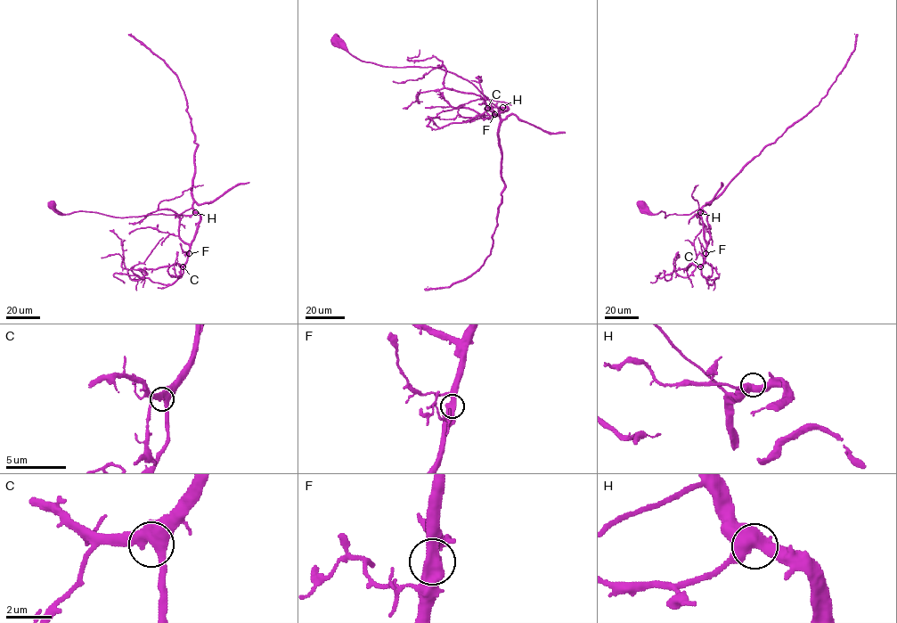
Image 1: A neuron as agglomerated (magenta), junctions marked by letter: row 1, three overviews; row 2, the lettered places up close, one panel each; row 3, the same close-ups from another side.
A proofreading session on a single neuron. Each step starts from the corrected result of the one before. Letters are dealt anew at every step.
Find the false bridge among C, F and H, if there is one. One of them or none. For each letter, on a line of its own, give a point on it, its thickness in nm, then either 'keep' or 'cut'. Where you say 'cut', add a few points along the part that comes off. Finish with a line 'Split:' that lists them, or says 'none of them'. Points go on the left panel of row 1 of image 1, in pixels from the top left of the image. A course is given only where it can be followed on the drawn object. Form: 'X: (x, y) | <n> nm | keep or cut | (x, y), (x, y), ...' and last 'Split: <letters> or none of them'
C: (183, 266) | 440 nm | keep
F: (189, 253) | 480 nm | keep
H: (195, 212) | 480 nm | keep
Split: none of them

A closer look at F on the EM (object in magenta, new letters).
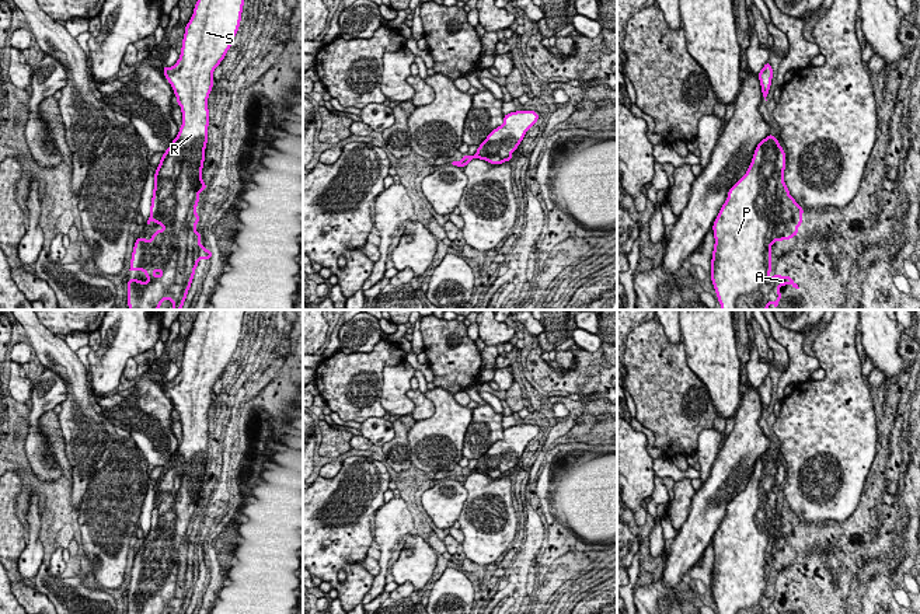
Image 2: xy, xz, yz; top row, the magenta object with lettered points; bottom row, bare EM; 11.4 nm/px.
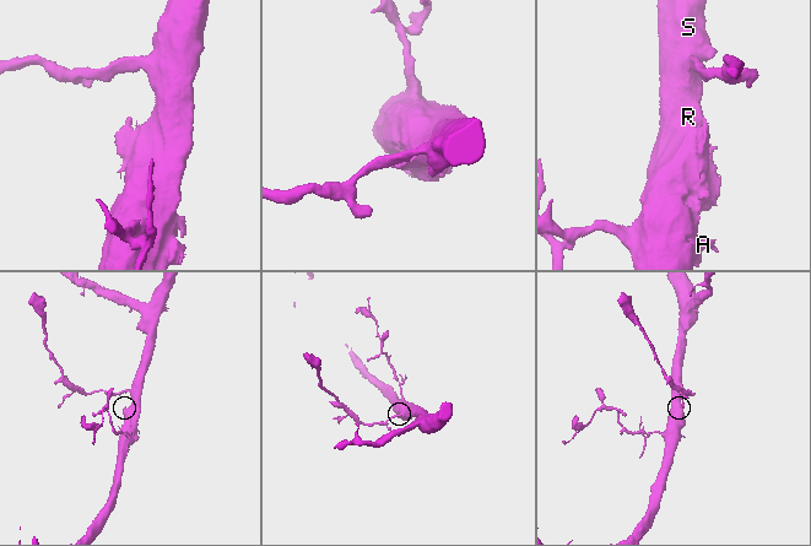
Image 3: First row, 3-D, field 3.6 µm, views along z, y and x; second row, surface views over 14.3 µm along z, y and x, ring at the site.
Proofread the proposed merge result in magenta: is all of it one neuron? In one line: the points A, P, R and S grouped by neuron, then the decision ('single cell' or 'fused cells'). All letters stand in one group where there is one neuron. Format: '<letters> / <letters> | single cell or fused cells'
A P R S | single cell

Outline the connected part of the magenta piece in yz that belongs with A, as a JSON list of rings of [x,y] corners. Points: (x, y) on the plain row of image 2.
[[[771,447],[755,463],[746,488],[728,505],[714,538],[714,565],[711,594],[718,614],[781,614],[778,601],[791,599],[799,603],[791,590],[771,587],[771,559],[791,554],[802,540],[804,523],[790,509],[784,496],[785,465]]]

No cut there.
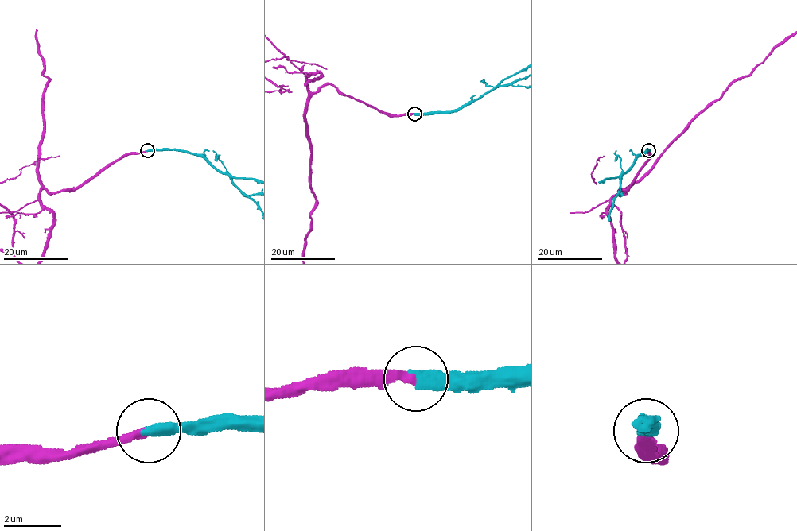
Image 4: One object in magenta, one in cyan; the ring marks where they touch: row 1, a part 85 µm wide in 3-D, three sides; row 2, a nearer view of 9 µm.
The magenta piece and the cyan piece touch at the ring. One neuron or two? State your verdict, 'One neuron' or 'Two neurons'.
One neuron

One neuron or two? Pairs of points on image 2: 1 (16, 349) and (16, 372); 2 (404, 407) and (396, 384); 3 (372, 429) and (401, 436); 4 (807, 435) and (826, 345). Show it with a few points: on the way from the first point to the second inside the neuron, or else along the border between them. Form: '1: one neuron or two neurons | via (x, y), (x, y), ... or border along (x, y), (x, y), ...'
1: two neurons | border along (14, 360), (21, 366)
2: one neuron | via (398, 401), (396, 390)
3: two neurons | border along (393, 424), (394, 433), (382, 447)
4: one neuron | via (829, 412), (832, 410), (832, 367)

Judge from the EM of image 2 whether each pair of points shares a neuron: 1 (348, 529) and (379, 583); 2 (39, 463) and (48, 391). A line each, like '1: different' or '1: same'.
1: different
2: same

